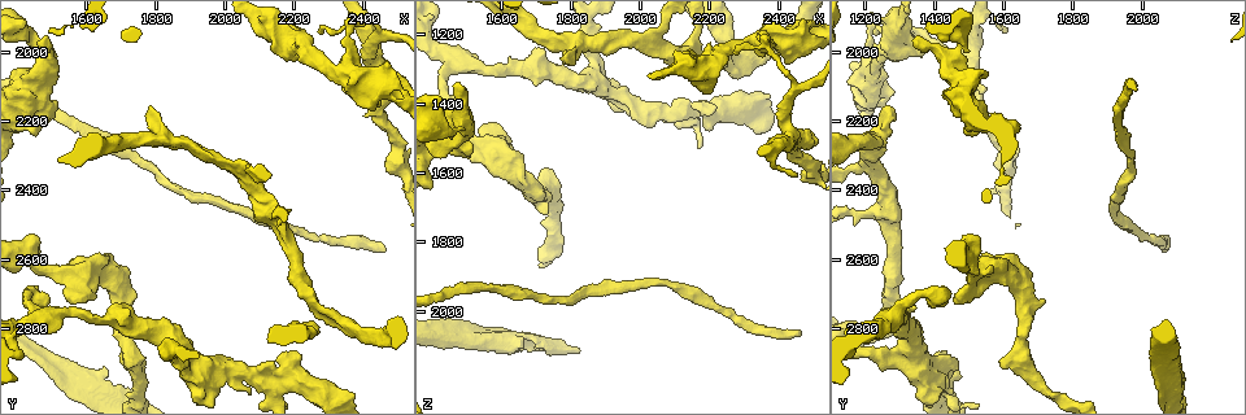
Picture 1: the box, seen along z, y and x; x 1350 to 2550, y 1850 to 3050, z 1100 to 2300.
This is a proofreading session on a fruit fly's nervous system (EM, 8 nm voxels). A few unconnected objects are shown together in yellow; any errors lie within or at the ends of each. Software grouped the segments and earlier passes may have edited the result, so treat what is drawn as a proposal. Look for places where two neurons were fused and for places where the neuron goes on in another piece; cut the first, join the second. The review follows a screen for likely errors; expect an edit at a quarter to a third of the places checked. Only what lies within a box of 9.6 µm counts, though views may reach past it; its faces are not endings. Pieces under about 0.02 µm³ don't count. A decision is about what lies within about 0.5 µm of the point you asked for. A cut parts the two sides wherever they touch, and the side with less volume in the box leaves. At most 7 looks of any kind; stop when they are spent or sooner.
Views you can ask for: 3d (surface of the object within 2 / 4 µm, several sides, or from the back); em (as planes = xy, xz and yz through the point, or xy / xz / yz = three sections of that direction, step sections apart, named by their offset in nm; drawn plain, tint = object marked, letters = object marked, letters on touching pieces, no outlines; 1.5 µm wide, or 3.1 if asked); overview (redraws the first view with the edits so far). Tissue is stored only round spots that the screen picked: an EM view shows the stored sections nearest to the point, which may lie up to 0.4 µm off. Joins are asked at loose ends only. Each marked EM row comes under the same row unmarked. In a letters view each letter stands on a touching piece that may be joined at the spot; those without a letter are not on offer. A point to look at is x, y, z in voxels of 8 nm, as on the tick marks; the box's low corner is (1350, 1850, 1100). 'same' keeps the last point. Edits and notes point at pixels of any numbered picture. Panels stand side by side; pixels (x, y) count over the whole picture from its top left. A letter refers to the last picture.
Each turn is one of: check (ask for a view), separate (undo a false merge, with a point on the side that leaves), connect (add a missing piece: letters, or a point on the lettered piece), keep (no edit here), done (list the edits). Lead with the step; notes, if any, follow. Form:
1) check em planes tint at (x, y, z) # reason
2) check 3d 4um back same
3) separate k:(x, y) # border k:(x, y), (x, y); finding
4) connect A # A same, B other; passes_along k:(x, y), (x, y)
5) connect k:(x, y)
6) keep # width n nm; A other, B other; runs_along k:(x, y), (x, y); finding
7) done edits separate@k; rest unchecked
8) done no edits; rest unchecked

check 3d 4um at (2470, 2580, 2070) # free end

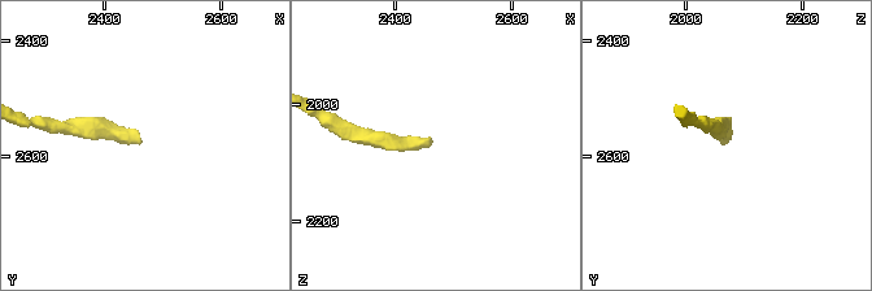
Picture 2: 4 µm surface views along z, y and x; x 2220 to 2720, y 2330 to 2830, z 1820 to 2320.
check em yz step 4 letters at (2465, 2575, 2070)

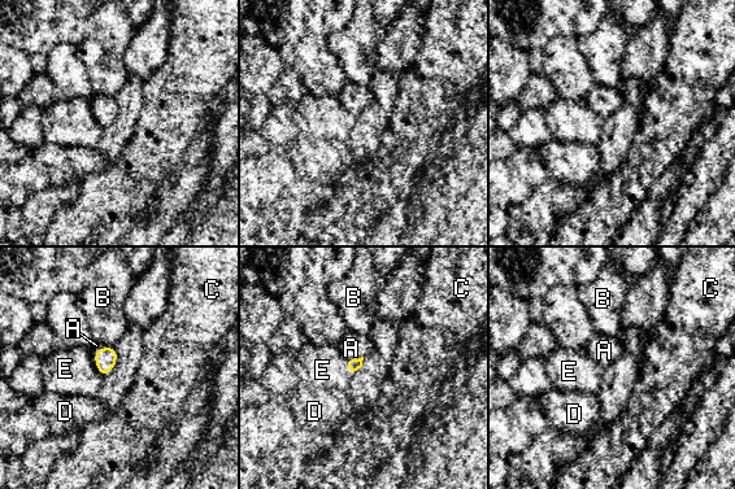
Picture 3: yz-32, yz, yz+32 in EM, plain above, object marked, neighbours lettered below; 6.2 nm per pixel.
connect A # A same, B other, C other, D other, E other; the neuron continues

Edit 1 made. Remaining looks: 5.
check em planes tint at (1570, 2950, 2080) # a fork

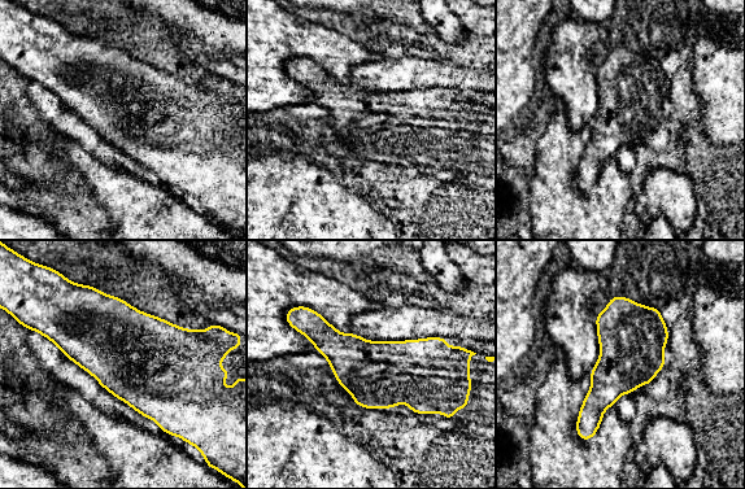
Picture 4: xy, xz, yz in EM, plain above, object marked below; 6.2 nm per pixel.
check em planes letters same # what lies round it

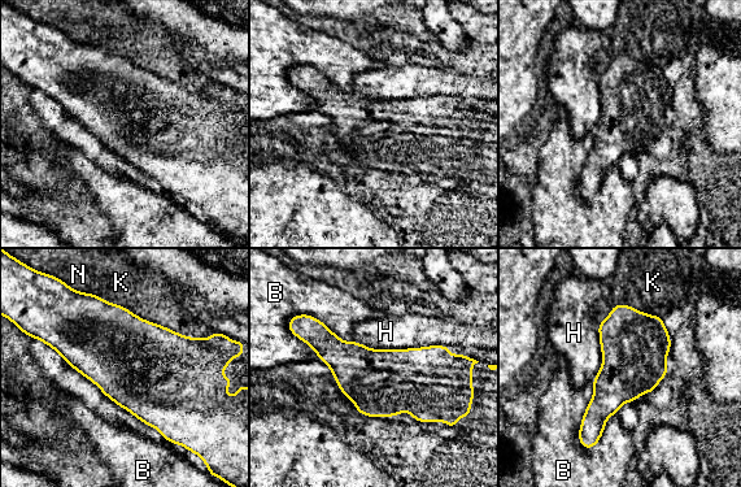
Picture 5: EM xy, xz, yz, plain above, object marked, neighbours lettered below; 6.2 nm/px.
keep # width 400 nm; B other, H other, K other, N other; border 5:(353, 340), (371, 348), (415, 348); continuous, no second neuron

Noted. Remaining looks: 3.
check em planes letters at (1560, 2720, 1460) # stops while still wide

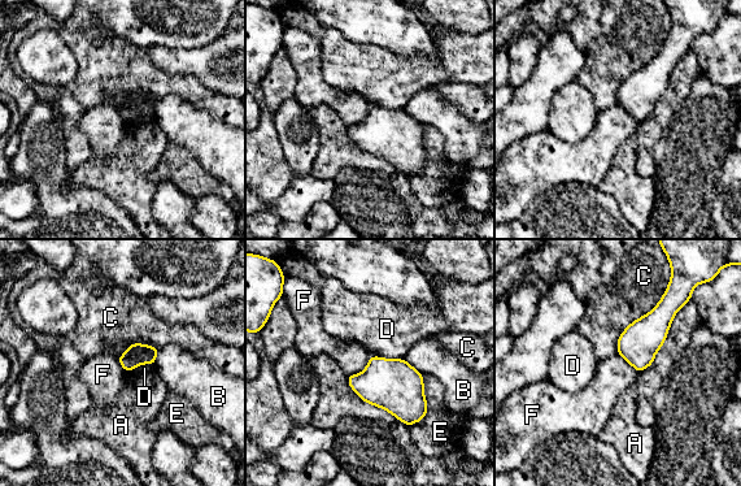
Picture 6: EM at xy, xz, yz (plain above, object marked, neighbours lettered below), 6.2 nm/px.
keep # A other, B other, C other, D other, E other, F other; border 6:(371, 355), (362, 370), (347, 376); none of them fits

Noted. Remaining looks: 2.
done edits connect@3; rest unchecked

